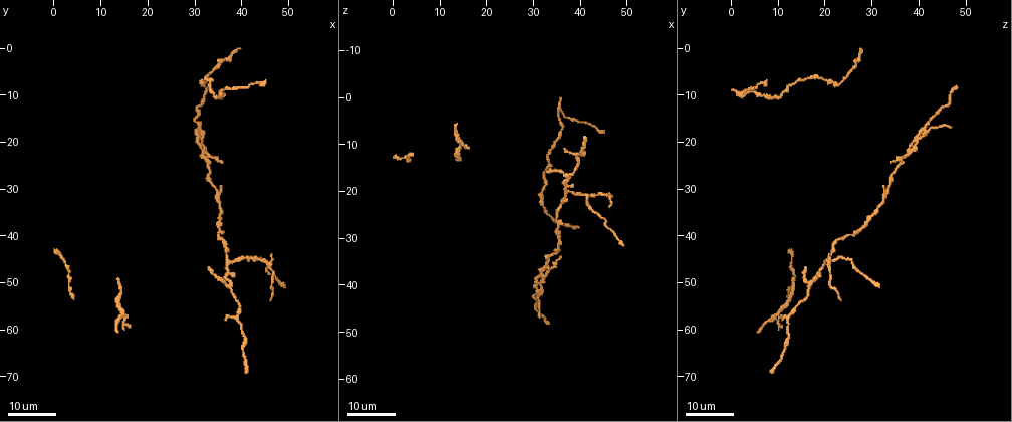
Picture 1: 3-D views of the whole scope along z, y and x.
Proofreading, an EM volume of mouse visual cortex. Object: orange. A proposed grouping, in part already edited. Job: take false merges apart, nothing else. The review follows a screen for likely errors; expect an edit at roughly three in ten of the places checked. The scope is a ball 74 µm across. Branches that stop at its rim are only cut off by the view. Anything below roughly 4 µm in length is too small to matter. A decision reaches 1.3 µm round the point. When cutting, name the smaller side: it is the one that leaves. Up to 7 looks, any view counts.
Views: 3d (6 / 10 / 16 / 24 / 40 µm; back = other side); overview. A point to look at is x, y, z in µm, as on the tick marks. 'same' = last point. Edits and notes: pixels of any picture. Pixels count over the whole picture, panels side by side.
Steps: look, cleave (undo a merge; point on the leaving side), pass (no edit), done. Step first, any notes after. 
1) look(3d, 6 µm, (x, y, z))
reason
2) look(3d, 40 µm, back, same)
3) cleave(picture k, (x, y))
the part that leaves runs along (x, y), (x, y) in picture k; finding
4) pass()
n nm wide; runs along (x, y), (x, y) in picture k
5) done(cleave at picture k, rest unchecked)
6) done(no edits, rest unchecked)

look(3d, 16 µm, (37.5, 50.5, 16.5))
side arm on a straight run

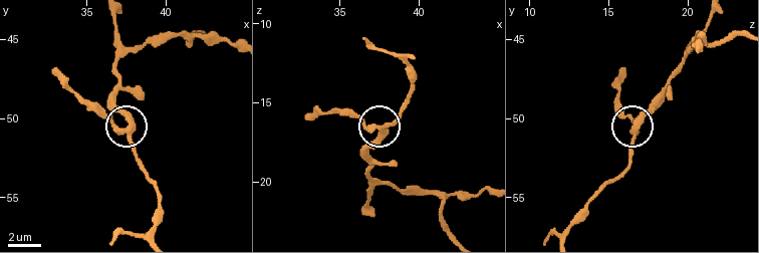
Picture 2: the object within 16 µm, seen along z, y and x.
look(3d, 10 µm, (37.2, 50.8, 16.7))

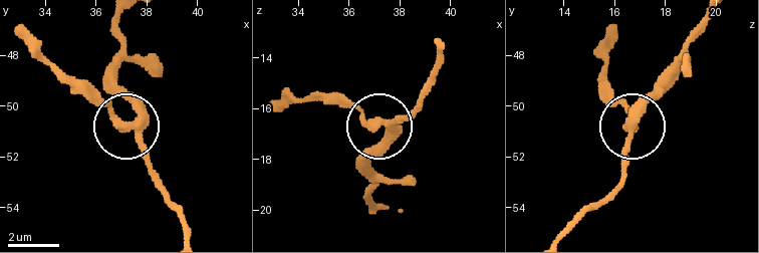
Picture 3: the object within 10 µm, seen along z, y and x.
pass()
290 nm wide; runs along (114, 16), (114, 81), (158, 176) in picture 3; all the same cell

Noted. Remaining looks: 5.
look(3d, 16 µm, (38.0, 46.0, 20.0))
side arm on a straight run

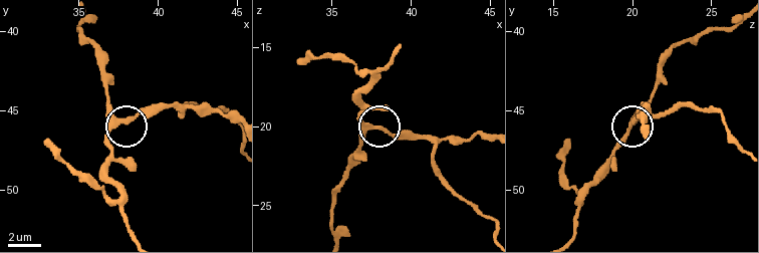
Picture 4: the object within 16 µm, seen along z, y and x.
look(3d, 10 µm, (37.8, 45.7, 20.0))

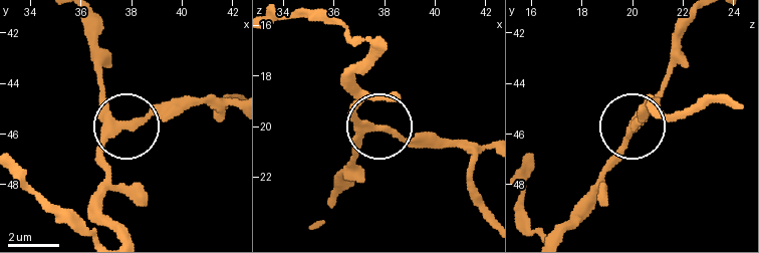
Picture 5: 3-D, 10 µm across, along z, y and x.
pass()
3 arms; runs along (84, 16), (99, 93), (118, 119), (138, 125), (175, 102) in picture 5; continuous, no second cell

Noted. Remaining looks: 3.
look(3d, 16 µm, (13.5, 53.5, 12.5))

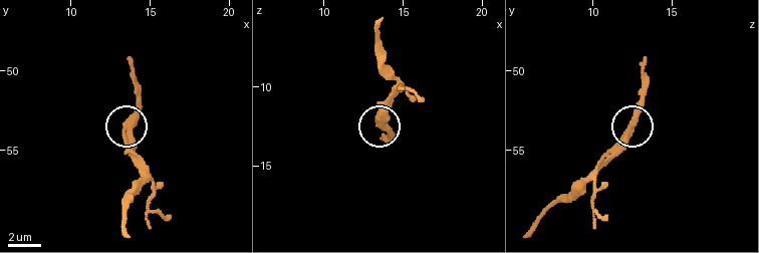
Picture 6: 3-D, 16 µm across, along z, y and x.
look(3d, 6 µm, (13.4, 53.6, 12.4))

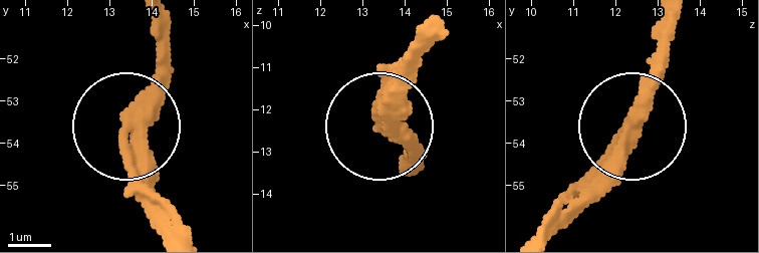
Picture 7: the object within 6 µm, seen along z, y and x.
pass()
all the same cell

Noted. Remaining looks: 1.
done(no edits, rest unchecked)

